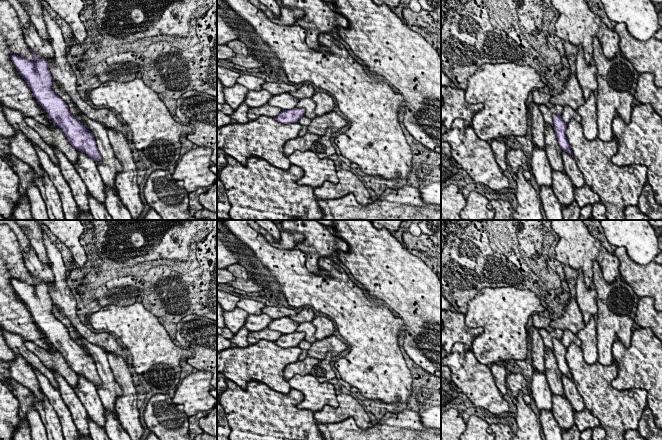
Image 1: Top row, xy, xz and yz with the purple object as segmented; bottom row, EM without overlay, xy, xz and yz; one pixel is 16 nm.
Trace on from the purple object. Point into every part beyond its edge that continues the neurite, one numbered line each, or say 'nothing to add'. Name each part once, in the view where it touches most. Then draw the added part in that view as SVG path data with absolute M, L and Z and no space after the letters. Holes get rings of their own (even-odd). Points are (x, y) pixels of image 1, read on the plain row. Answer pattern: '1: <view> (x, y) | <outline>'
nothing to add

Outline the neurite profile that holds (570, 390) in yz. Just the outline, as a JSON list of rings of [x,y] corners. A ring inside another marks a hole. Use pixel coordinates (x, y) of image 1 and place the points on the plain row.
[[[562,374],[562,383],[564,387],[565,396],[569,399],[573,410],[583,411],[585,409],[583,398],[578,392],[573,380]]]

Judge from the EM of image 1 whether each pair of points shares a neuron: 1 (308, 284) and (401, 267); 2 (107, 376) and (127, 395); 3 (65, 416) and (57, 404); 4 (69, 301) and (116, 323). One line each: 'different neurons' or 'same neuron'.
1: different neurons
2: different neurons
3: same neuron
4: different neurons

